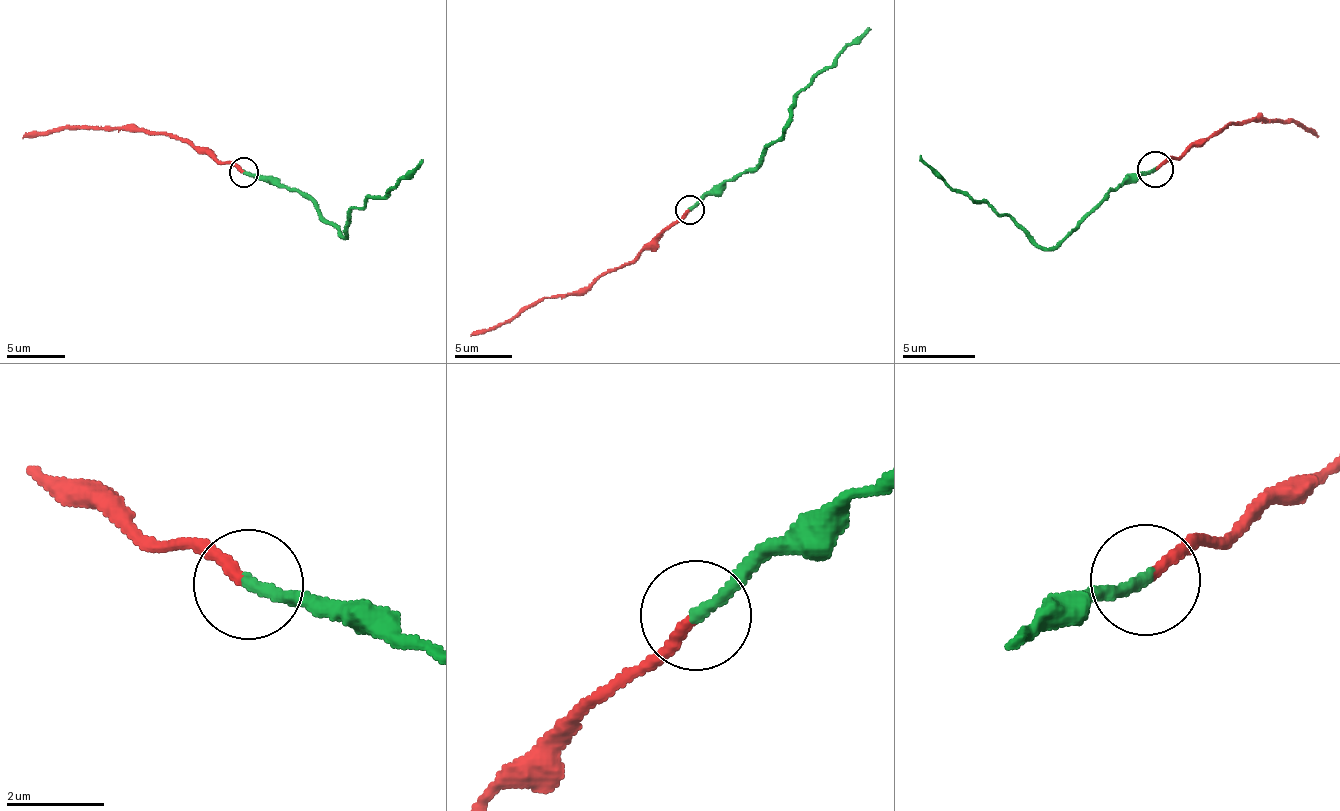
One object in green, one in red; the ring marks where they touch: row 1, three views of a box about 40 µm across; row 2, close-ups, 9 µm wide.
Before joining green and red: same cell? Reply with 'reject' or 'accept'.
reject

